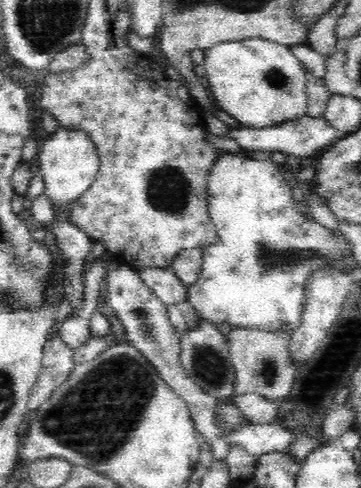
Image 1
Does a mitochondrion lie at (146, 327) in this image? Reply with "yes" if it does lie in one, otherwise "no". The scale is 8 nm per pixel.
yes

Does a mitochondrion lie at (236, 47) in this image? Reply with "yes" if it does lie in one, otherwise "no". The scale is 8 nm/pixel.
no

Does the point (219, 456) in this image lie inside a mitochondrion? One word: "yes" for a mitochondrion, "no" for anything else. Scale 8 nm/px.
no

